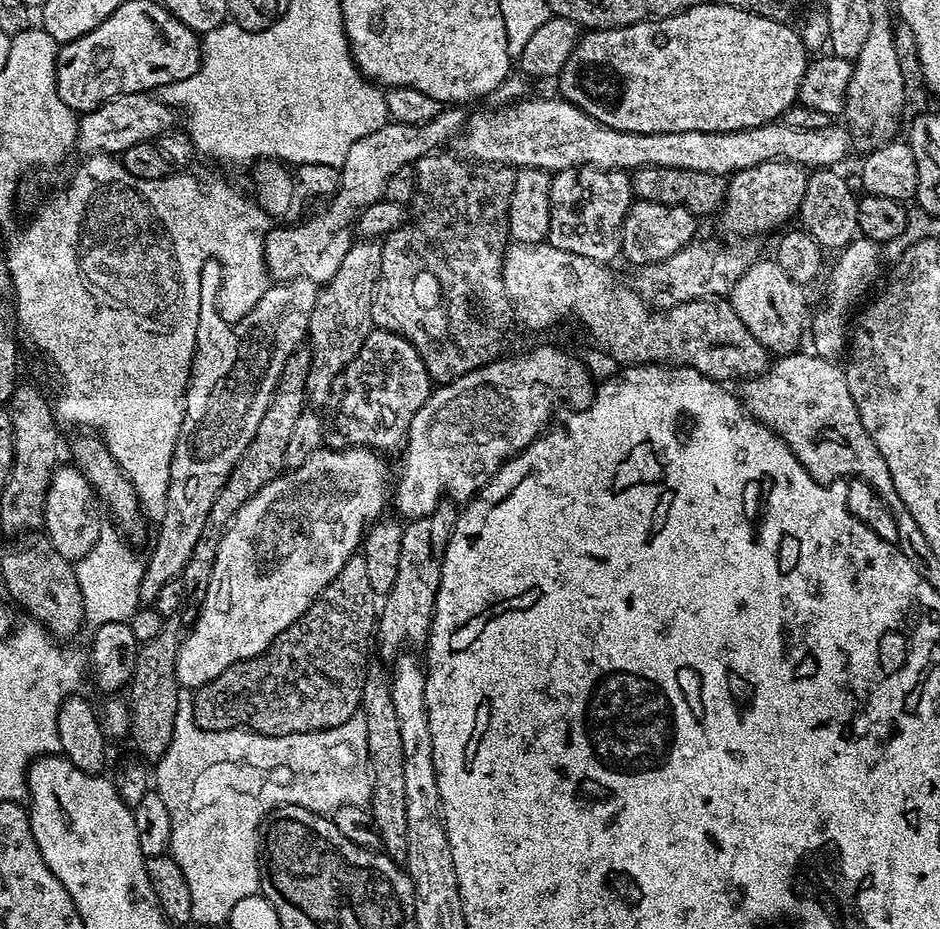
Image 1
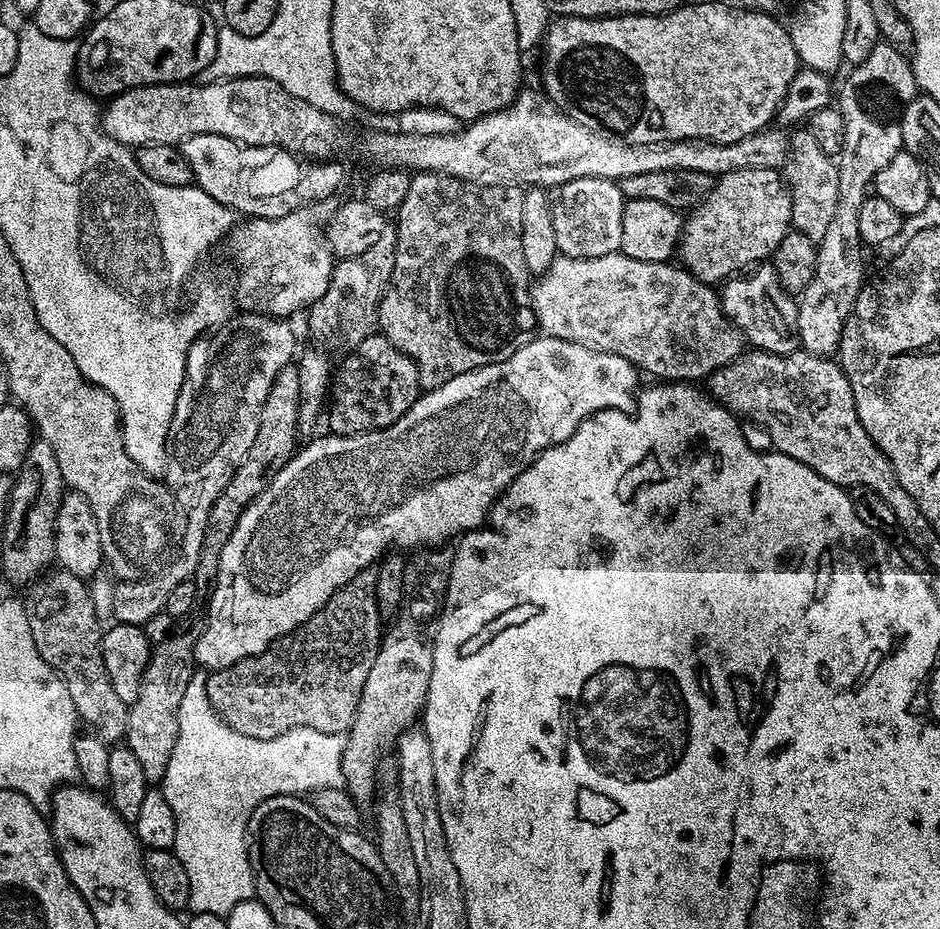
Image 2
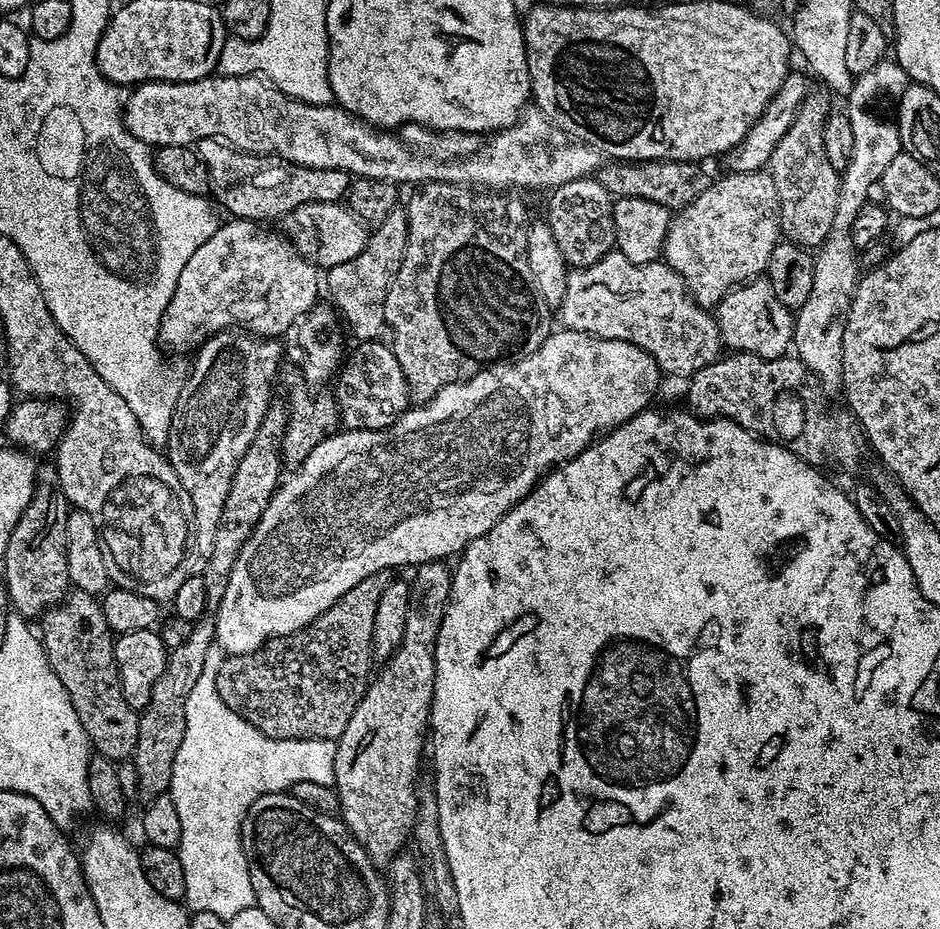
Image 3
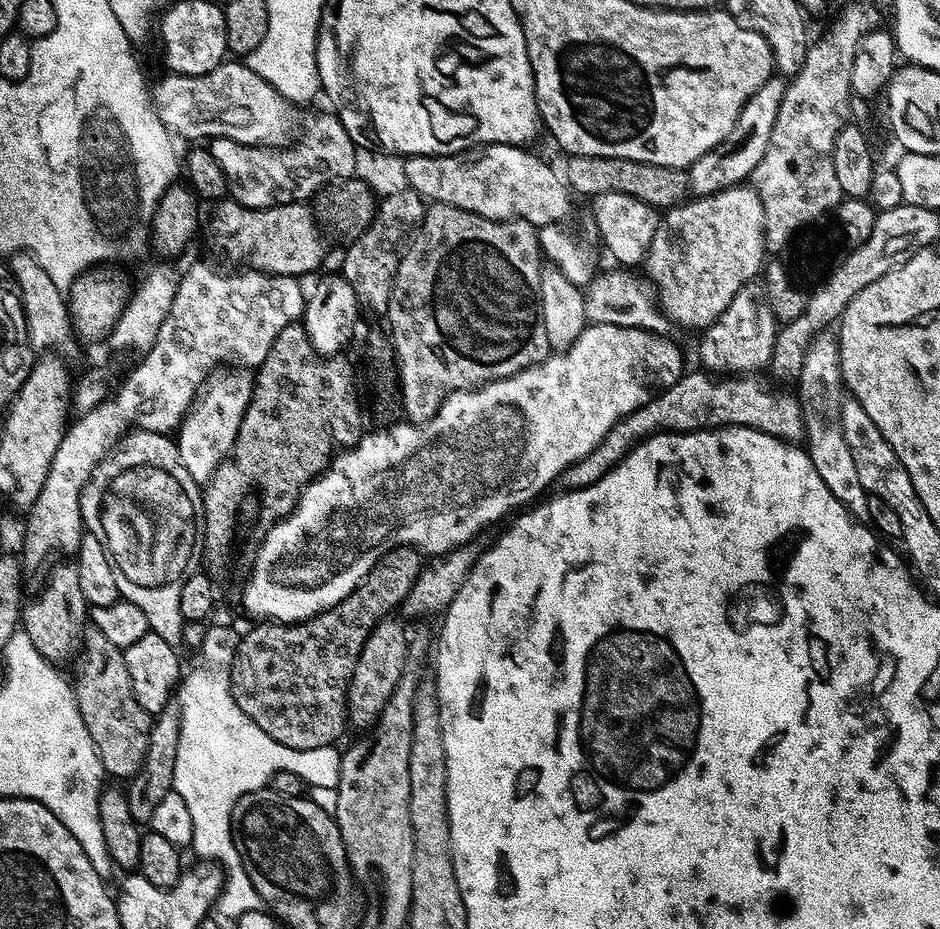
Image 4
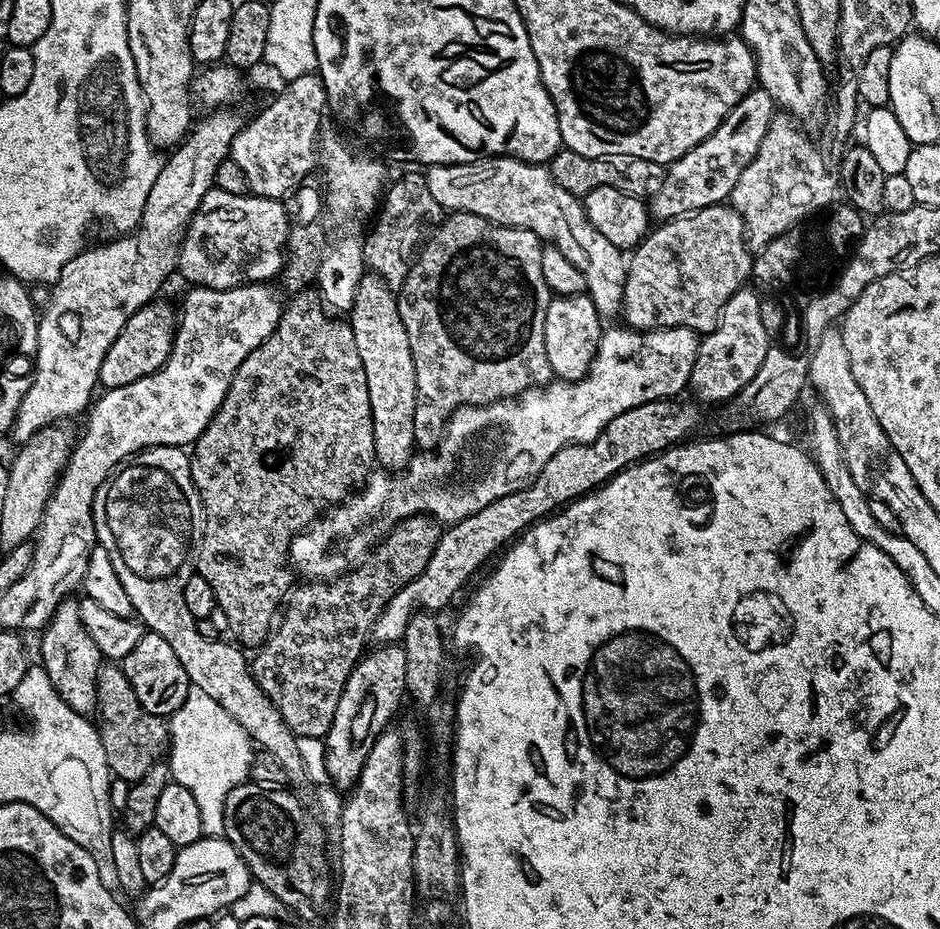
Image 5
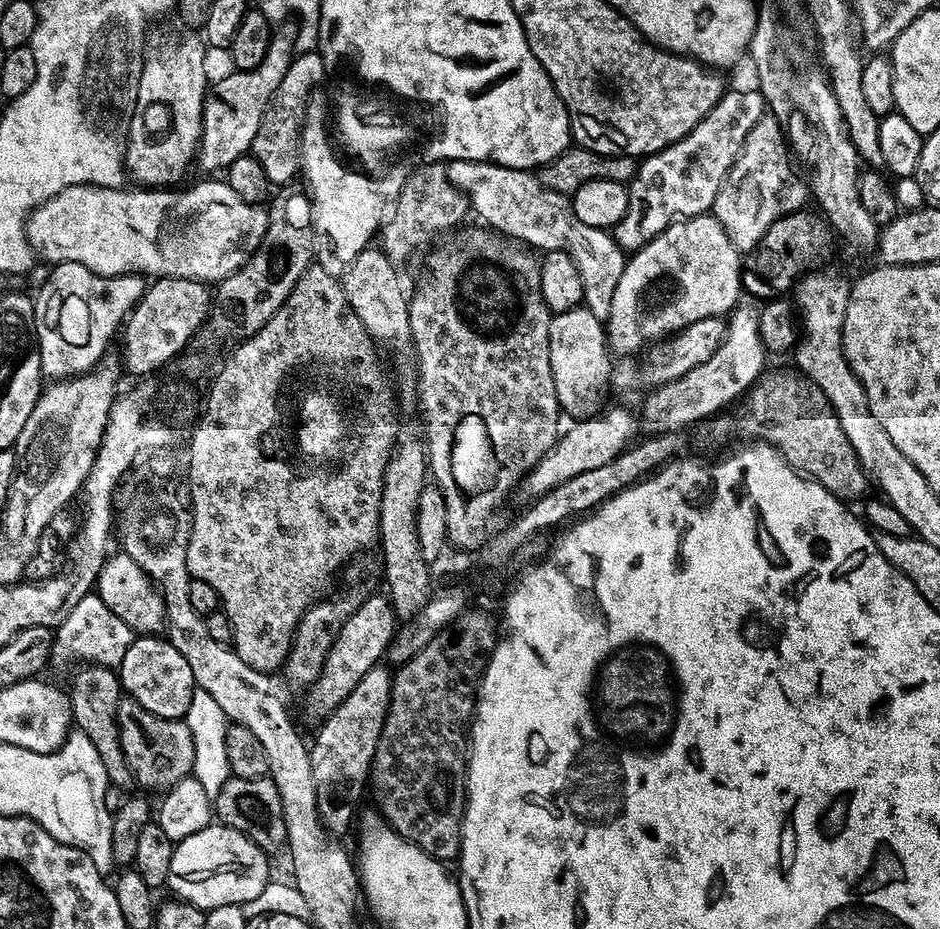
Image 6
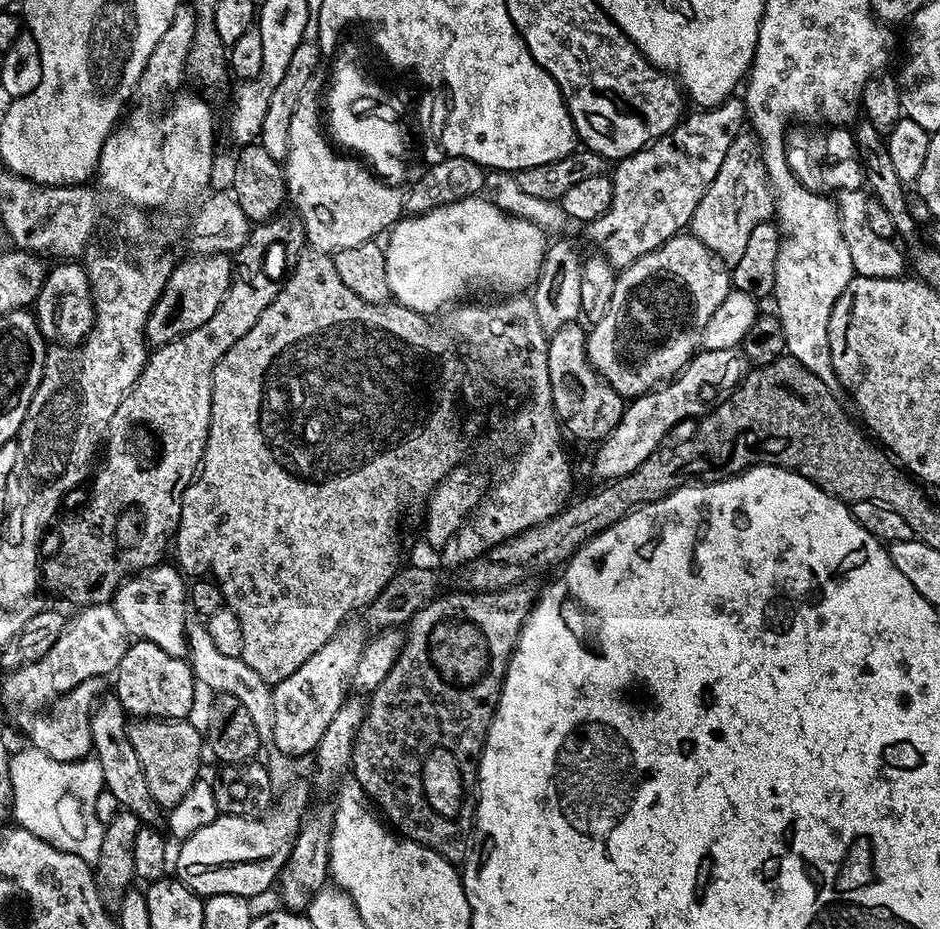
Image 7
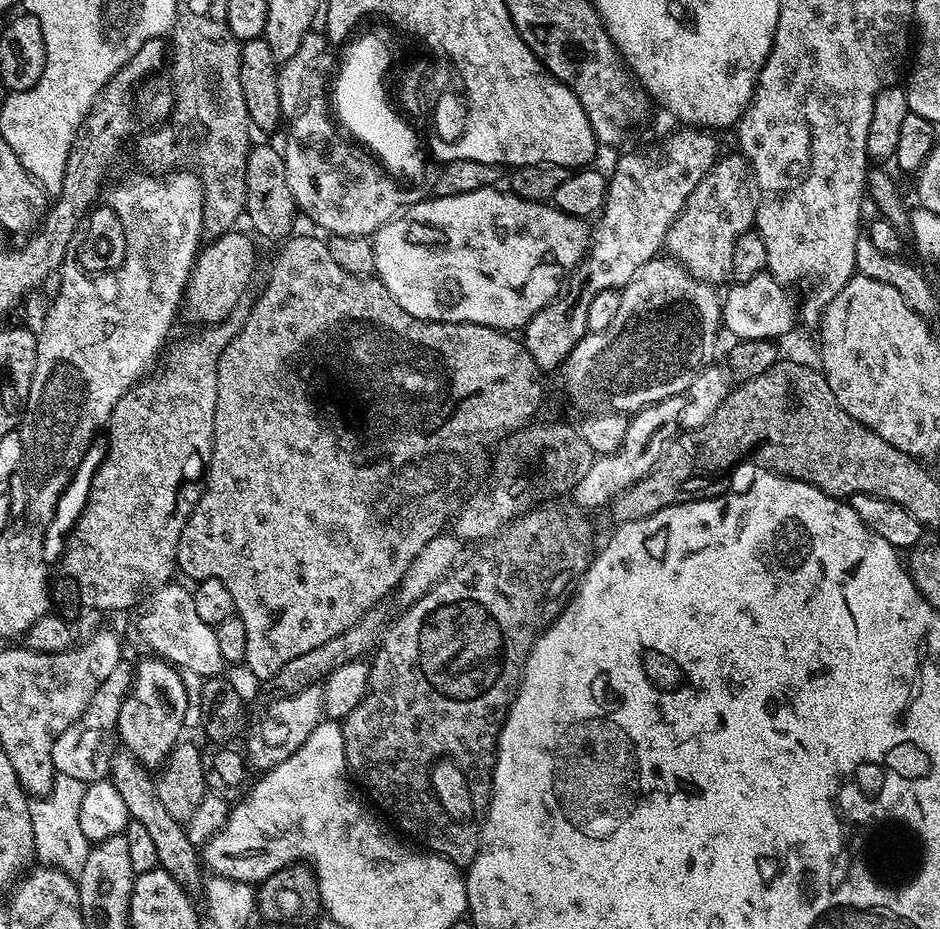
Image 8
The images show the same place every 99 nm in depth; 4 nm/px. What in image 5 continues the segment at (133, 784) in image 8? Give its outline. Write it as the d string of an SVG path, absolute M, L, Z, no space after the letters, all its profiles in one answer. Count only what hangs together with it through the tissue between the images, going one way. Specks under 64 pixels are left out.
M65 600L39 636L39 663L46 670L54 690L58 690L66 706L70 706L78 714L91 717L98 708L98 674L102 667L102 657L98 642L94 642L92 634L86 630L86 626L82 626L80 600Z

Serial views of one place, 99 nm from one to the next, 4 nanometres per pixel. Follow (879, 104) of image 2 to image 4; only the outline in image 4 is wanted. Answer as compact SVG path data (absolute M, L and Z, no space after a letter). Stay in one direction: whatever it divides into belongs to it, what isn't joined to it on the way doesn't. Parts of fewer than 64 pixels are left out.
M832 330L819 332L808 341L806 358L802 362L802 370L798 377L800 392L798 399L802 418L804 419L804 438L810 462L814 462L814 470L826 482L830 494L846 506L846 510L856 520L868 520L868 493L861 488L858 474L854 467L854 458L850 455L850 446L846 446L846 437L842 435L842 370L840 369L840 342L837 333Z

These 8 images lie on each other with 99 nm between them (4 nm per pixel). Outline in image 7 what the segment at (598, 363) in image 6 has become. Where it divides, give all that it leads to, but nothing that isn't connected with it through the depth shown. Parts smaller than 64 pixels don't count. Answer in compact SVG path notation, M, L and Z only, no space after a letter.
M579 323L567 324L562 329L551 333L547 350L547 369L550 375L552 405L555 408L556 416L559 417L563 429L576 438L586 442L597 443L603 440L612 432L614 426L621 421L626 402L617 394L600 375L593 370L588 360L587 331L580 328Z

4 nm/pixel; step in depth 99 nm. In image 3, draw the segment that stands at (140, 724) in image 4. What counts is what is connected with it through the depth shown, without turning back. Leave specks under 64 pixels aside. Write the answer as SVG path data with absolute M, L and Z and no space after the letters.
M69 591L59 604L51 605L43 613L40 622L38 635L43 643L44 653L50 662L52 673L60 679L66 694L70 694L74 714L78 714L78 722L82 722L82 730L88 736L89 745L106 758L117 762L123 762L124 759L127 761L138 742L140 717L130 706L130 702L126 702L120 689L120 675L114 658L114 634L106 626L100 600L85 592Z

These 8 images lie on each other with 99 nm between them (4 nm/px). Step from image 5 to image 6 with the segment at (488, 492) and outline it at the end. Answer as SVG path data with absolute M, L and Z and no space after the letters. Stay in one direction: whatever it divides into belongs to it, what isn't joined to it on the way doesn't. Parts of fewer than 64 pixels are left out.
M719 316L702 318L702 322L694 322L690 326L686 326L681 332L653 343L639 357L641 364L636 365L637 361L632 358L621 359L619 361L620 365L617 363L612 369L611 387L613 389L615 387L644 387L644 390L651 390L666 382L674 382L678 378L682 378L682 374L694 370L694 366L702 366L702 362L706 362L706 358L710 358L710 354L714 354L714 350L724 339L725 327L725 321Z

